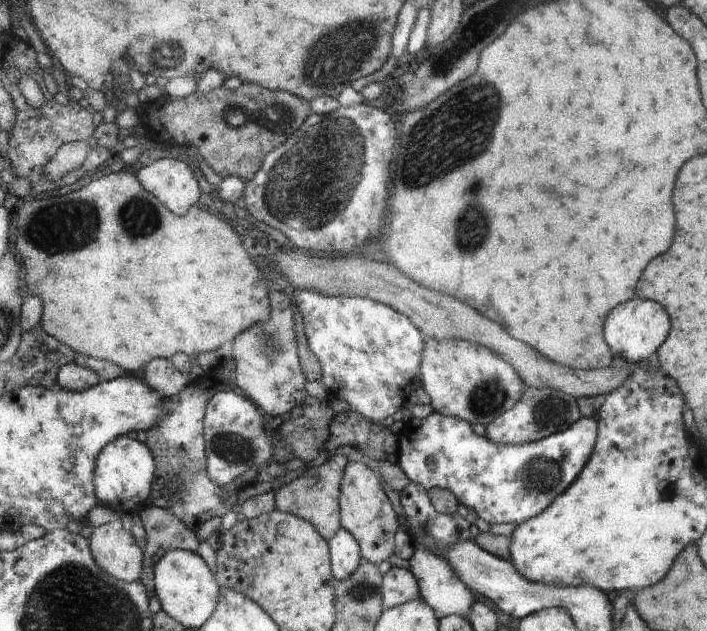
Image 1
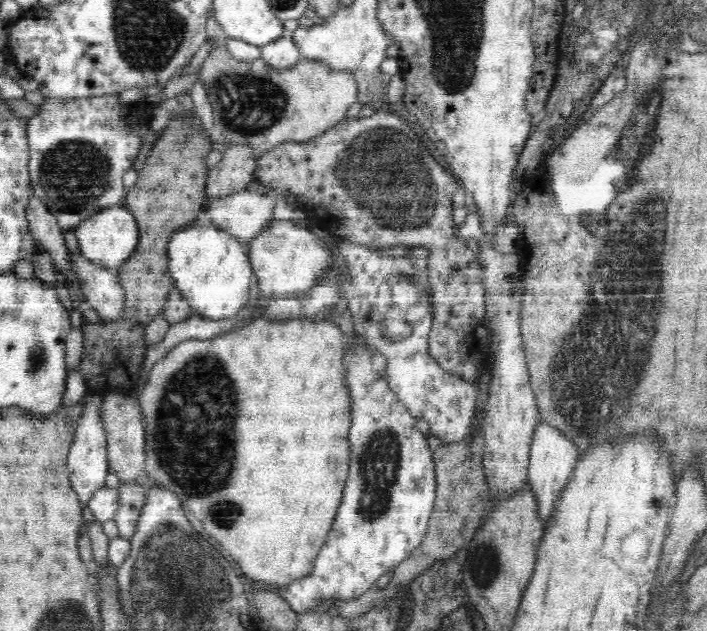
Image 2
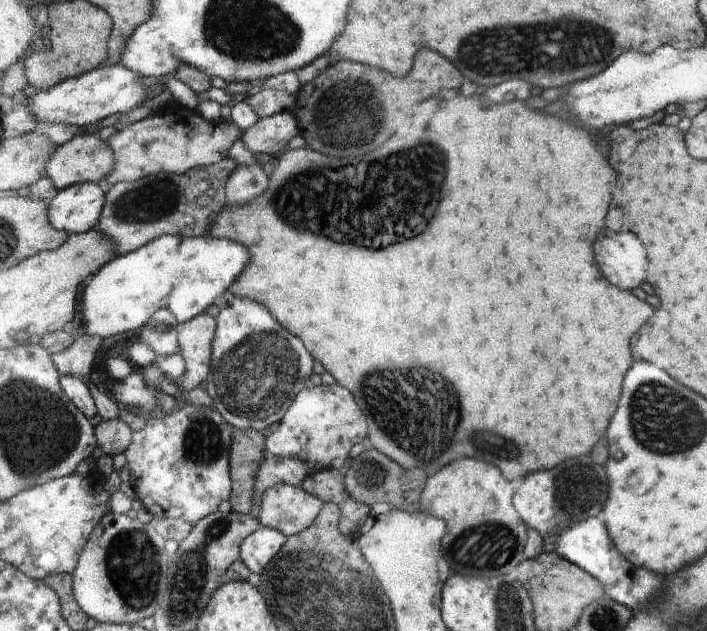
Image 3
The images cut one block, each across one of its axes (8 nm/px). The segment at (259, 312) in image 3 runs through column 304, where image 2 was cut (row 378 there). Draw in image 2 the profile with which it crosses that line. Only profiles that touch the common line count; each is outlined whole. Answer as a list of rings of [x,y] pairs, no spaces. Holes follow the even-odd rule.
[[[360,346],[358,348],[350,348],[346,352],[346,358],[343,358],[343,350],[341,355],[341,366],[343,366],[343,384],[345,384],[345,390],[347,390],[347,398],[350,402],[350,427],[347,430],[347,442],[350,444],[350,466],[349,473],[346,478],[346,488],[344,489],[344,496],[342,496],[342,508],[338,510],[338,520],[333,522],[332,529],[328,534],[328,538],[325,542],[325,546],[322,548],[316,562],[314,562],[314,568],[312,568],[312,574],[301,578],[300,581],[294,581],[292,584],[284,587],[281,592],[281,597],[287,601],[287,603],[297,612],[302,614],[313,610],[316,614],[330,614],[332,604],[324,603],[325,600],[352,600],[362,596],[367,590],[375,587],[374,582],[378,578],[382,578],[384,574],[388,574],[390,570],[394,570],[398,564],[405,561],[410,553],[420,546],[420,542],[424,538],[427,532],[427,524],[429,523],[431,514],[433,512],[433,506],[436,502],[436,476],[435,463],[432,462],[432,452],[428,450],[428,444],[426,444],[426,434],[420,434],[418,428],[414,428],[414,418],[408,407],[400,401],[398,394],[391,388],[388,388],[388,357],[384,354],[378,354],[378,352],[372,352],[372,350],[362,350]]]

